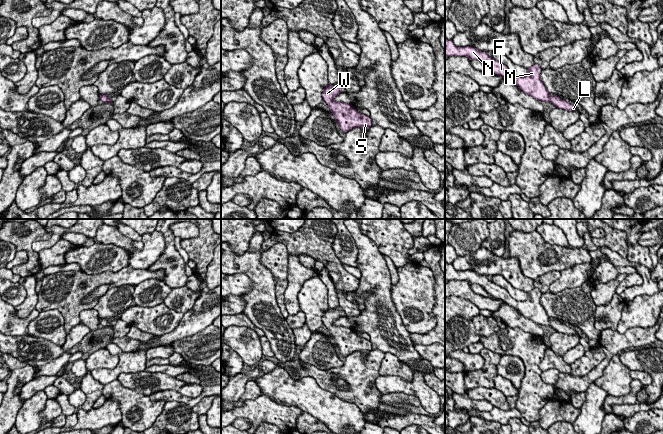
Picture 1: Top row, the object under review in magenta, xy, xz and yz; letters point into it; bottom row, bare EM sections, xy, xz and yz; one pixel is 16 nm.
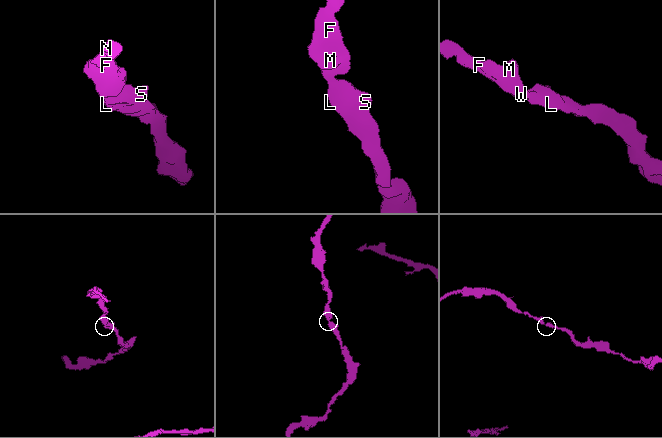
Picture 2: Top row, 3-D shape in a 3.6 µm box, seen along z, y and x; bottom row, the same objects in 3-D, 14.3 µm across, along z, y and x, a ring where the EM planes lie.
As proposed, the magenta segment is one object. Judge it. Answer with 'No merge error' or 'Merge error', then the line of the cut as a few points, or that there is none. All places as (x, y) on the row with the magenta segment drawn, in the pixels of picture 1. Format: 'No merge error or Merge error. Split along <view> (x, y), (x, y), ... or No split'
No merge error. No split

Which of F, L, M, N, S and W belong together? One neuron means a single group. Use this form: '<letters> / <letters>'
F L M N S W

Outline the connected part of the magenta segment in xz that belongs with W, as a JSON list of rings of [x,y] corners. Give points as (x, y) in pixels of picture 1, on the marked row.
[[[327,85],[323,89],[322,98],[328,104],[332,114],[335,116],[335,122],[339,124],[340,130],[344,133],[353,128],[360,127],[367,131],[372,126],[369,116],[359,113],[352,105],[343,102],[336,102],[334,97],[343,91],[341,85]]]

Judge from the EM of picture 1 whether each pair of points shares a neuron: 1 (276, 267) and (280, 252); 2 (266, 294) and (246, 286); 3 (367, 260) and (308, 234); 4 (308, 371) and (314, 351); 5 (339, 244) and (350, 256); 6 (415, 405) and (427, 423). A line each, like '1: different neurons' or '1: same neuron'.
1: same neuron
2: different neurons
3: different neurons
4: different neurons
5: same neuron
6: different neurons

